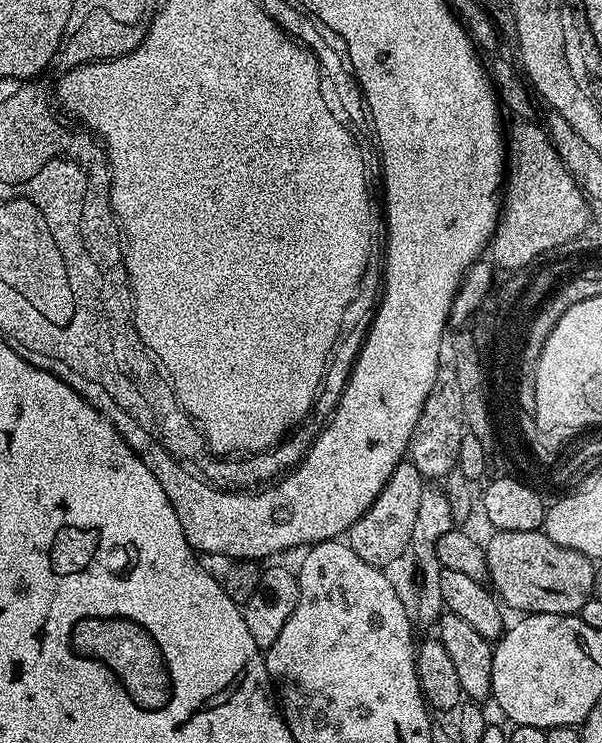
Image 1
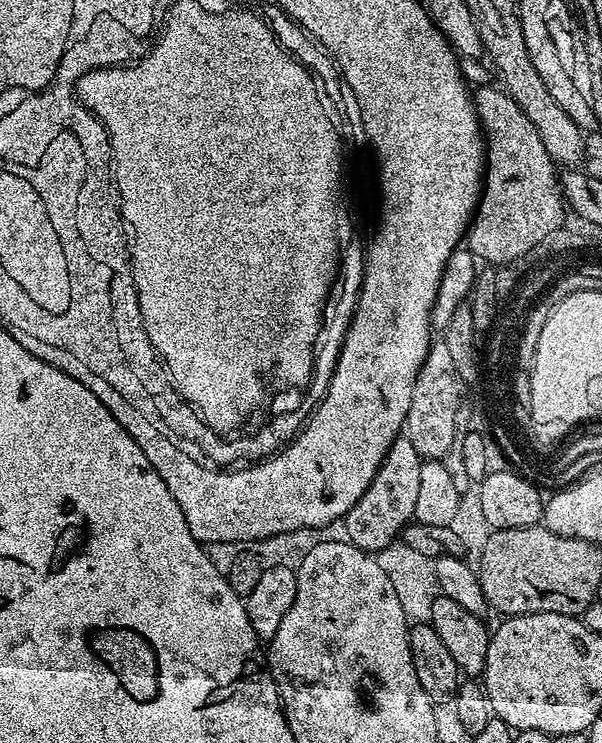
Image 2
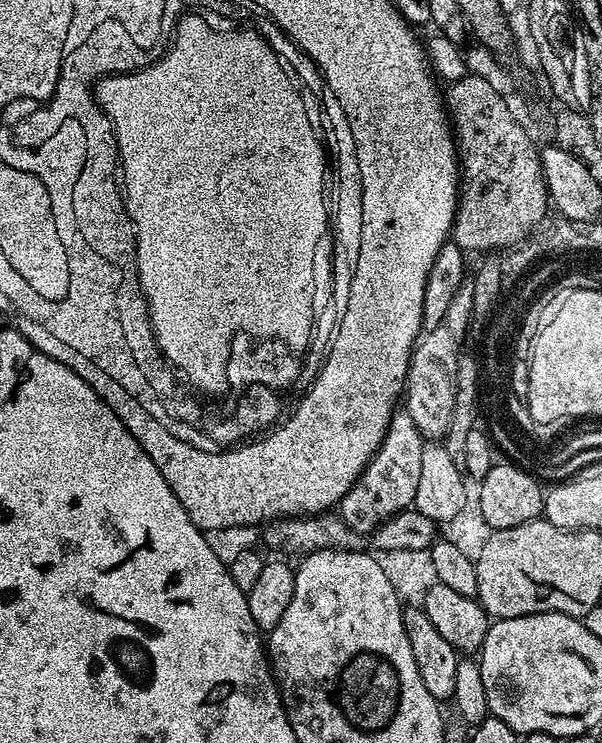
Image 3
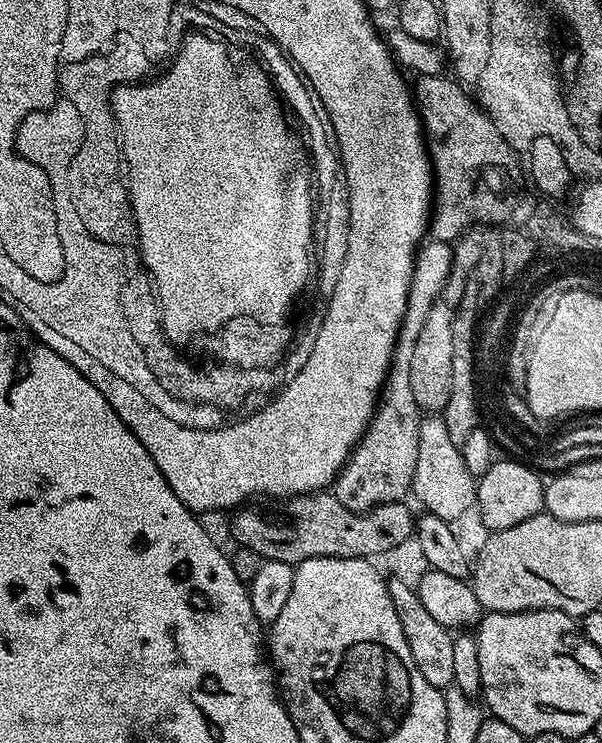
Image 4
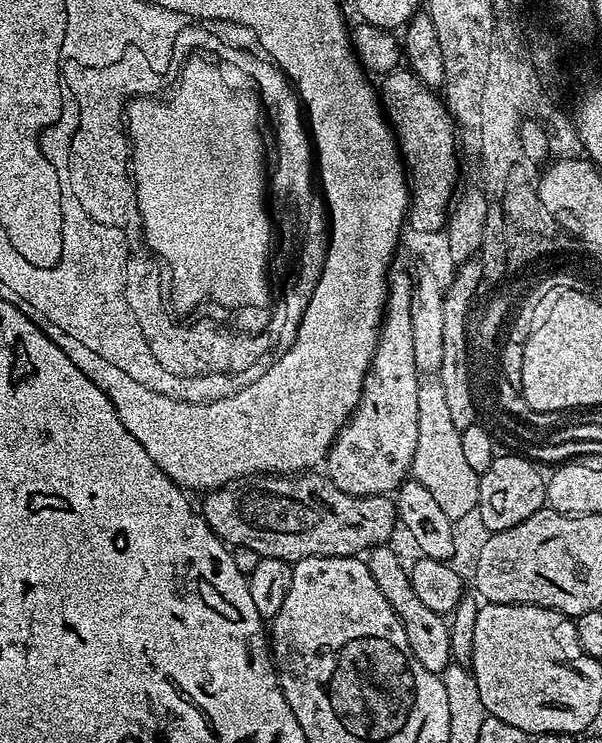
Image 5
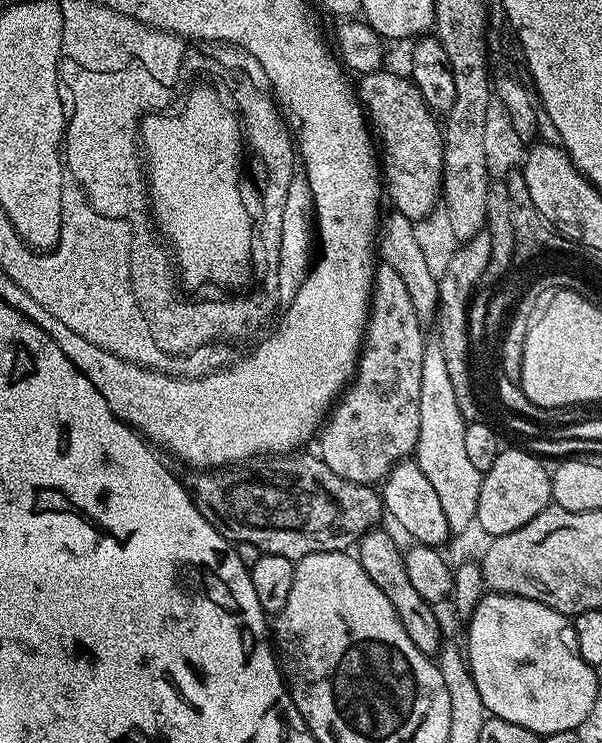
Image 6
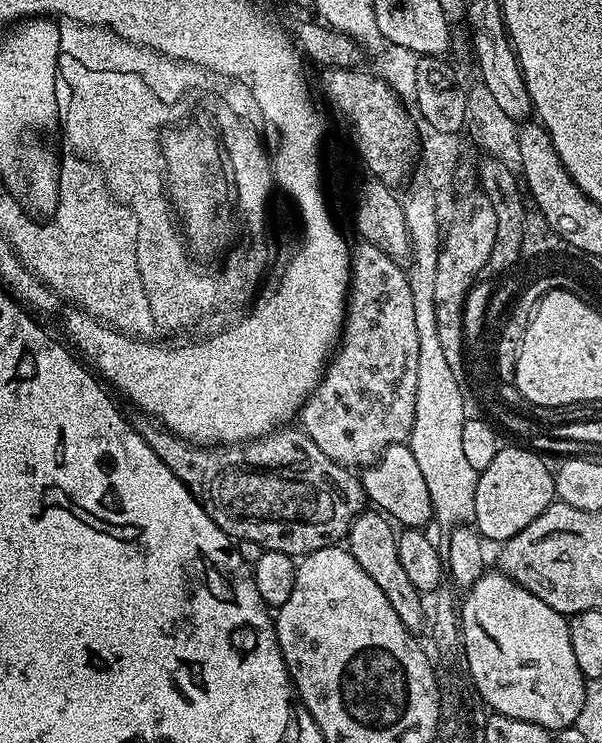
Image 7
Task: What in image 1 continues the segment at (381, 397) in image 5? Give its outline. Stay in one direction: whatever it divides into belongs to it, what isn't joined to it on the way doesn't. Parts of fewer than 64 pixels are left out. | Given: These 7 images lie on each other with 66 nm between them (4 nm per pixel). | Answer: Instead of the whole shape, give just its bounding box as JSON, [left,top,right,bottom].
[346,462,426,569]

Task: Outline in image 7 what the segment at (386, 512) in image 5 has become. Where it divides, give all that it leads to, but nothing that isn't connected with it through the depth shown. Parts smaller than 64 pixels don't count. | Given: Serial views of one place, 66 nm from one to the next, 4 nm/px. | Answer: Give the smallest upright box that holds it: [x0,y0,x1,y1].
[127,410,366,558]

